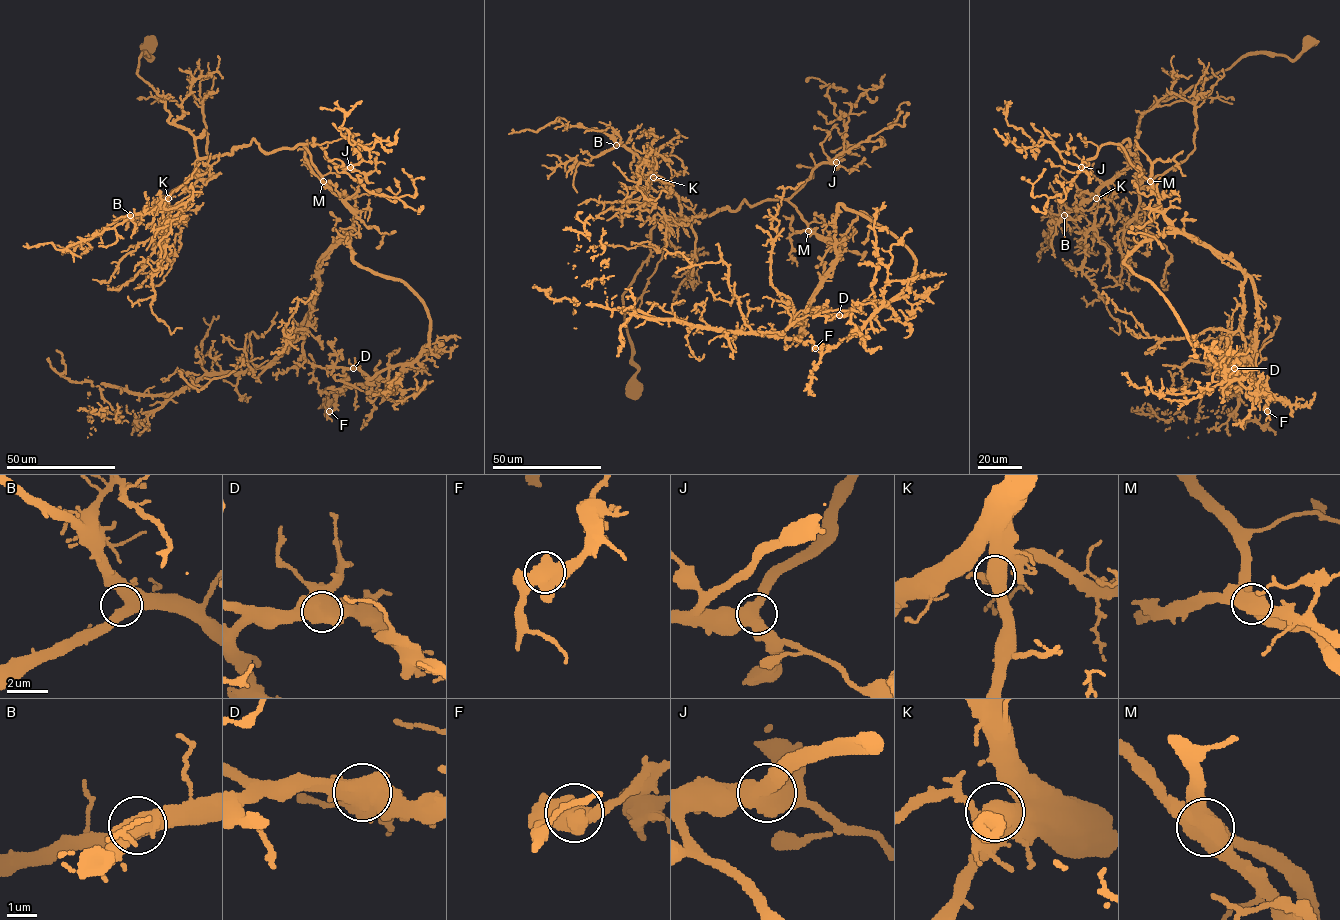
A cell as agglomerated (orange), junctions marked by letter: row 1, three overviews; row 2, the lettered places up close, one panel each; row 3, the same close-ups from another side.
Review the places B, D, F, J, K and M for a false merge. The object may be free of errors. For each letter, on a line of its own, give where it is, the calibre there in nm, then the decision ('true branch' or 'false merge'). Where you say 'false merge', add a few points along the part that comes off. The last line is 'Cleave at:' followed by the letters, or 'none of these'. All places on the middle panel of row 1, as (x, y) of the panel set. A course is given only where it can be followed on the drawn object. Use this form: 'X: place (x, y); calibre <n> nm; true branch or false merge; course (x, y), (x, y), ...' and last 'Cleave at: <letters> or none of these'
B: place (616, 145); calibre 460 nm; true branch
D: place (839, 315); calibre 600 nm; true branch
F: place (815, 348); calibre 600 nm; true branch
J: place (836, 162); calibre 550 nm; true branch
K: place (653, 177); calibre 600 nm; true branch
M: place (808, 231); calibre 600 nm; false merge; course (808, 231), (840, 251), (799, 337), (628, 313), (607, 296), (608, 266), (592, 248), (577, 245), (575, 278)
Cleave at: M

